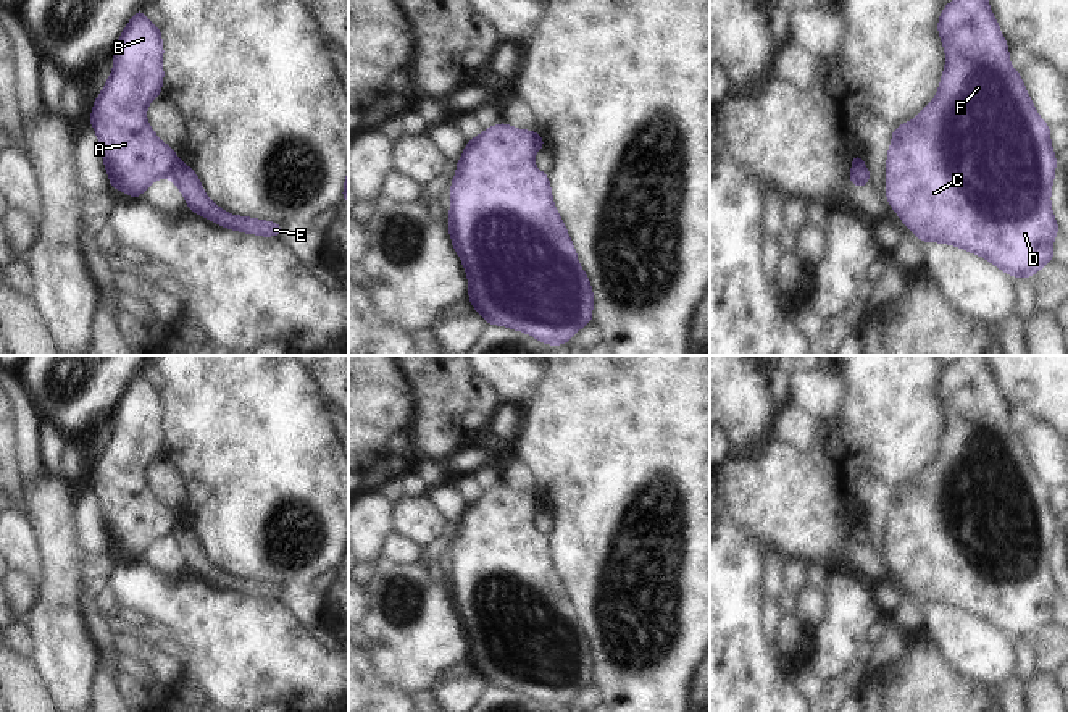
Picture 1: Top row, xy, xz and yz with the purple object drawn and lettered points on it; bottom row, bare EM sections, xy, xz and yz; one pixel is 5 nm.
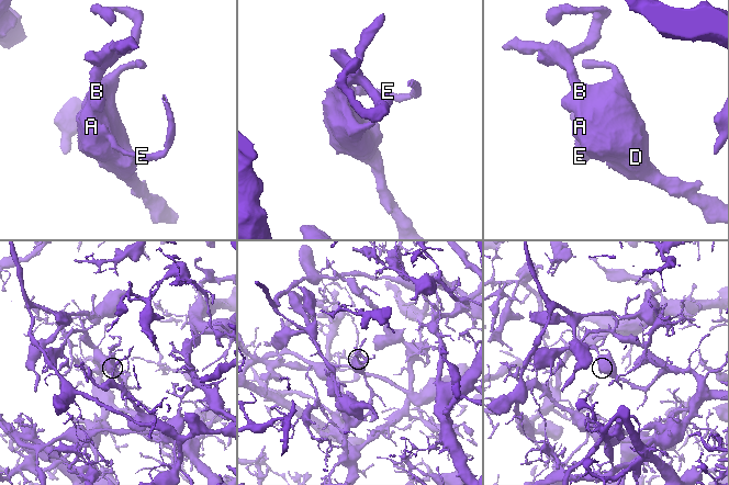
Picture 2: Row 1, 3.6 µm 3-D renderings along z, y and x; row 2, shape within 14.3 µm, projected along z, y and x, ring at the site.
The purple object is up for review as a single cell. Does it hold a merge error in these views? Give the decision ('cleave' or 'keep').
cleave

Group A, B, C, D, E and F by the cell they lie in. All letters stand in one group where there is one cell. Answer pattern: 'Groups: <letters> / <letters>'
Groups: A B C D F / E.

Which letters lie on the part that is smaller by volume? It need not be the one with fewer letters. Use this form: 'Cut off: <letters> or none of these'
Cut off: E.

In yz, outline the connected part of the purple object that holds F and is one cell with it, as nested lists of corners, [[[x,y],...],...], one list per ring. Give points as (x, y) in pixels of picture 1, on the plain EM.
[[[960,355],[952,365],[947,365],[937,384],[937,394],[945,410],[945,429],[941,439],[936,460],[926,467],[913,483],[900,486],[892,492],[892,504],[887,513],[886,526],[886,559],[897,573],[905,588],[908,588],[923,604],[945,604],[971,615],[987,620],[992,626],[1016,639],[1034,638],[1045,625],[1053,620],[1053,599],[1060,594],[1058,584],[1050,570],[1050,551],[1055,538],[1057,518],[1050,509],[1050,488],[1037,476],[1021,441],[1008,423],[1008,405],[989,370],[986,355]]]

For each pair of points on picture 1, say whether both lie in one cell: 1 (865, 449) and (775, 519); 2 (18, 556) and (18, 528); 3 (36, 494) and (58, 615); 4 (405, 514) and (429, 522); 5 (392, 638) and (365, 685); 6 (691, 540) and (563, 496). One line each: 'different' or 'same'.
1: same
2: same
3: same
4: same
5: different
6: same

